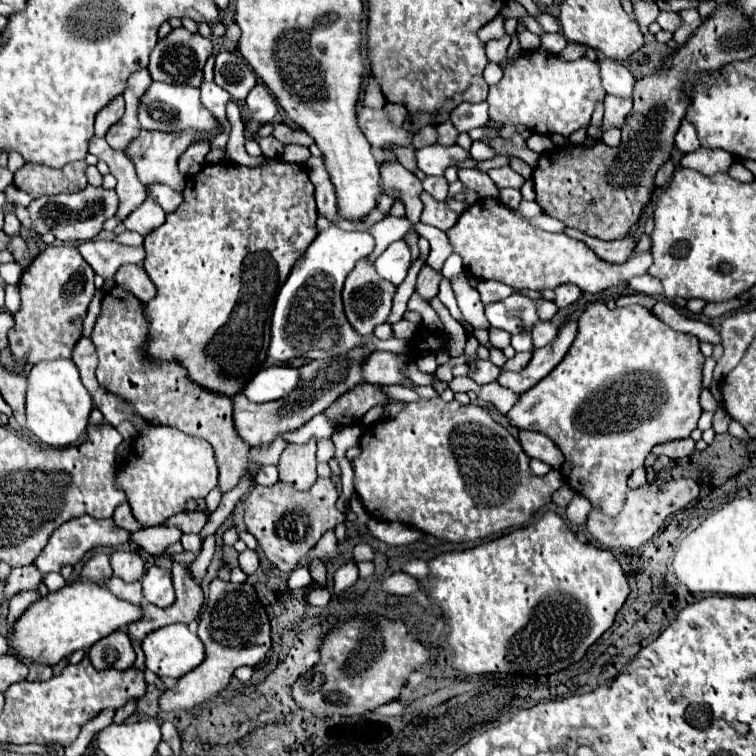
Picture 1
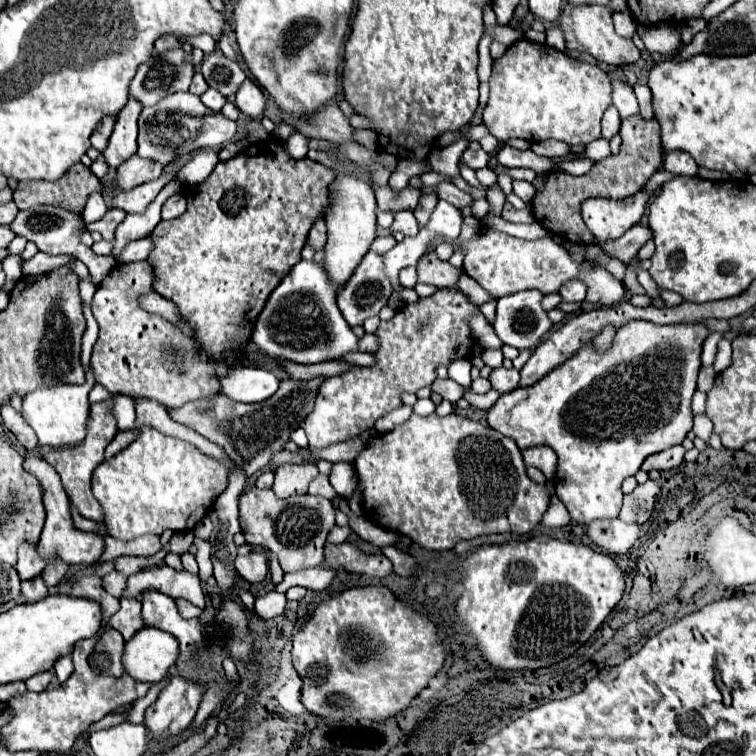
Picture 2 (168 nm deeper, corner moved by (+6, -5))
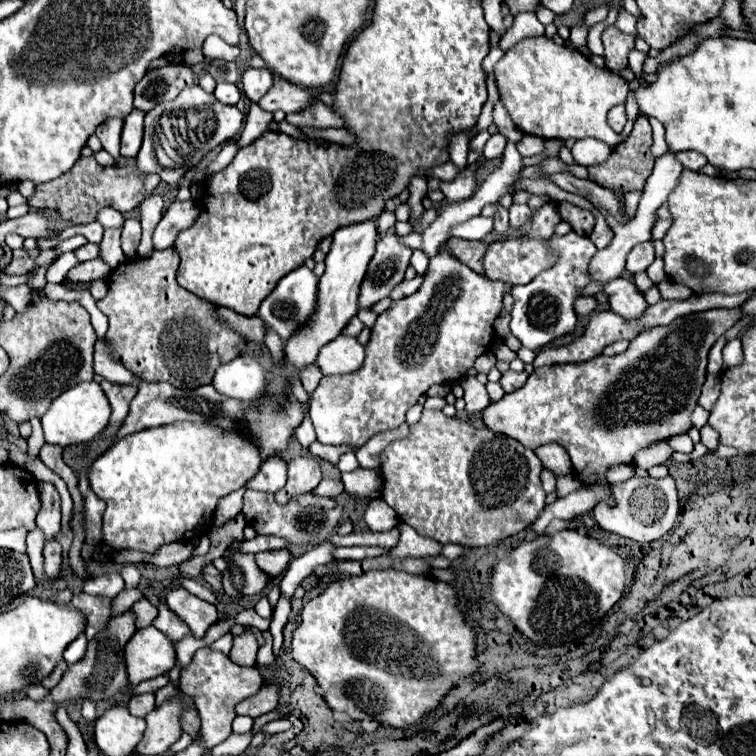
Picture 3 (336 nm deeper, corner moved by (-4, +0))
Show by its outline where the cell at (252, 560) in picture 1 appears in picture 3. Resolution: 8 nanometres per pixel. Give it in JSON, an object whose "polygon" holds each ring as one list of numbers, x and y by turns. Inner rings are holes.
{"polygon":[[276,549,276,551,264,551,256,553,256,565,264,569,270,577,278,577,286,571,290,563,290,551,288,549]]}

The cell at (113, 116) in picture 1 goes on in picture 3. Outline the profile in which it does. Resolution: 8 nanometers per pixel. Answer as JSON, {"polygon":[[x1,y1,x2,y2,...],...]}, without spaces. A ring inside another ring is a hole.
{"polygon":[[108,119,104,121,104,125,100,125,100,129,96,129,96,137,102,141,102,147,114,157,118,159,118,149,120,149,120,133,122,133,122,119]]}

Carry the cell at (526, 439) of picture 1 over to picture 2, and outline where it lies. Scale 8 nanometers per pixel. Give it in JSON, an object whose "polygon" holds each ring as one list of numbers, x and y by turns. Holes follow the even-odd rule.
{"polygon":[[536,446,536,448,526,448,522,450,526,466,536,466,538,470,544,472,548,480,554,480,556,474,556,454,548,446]]}

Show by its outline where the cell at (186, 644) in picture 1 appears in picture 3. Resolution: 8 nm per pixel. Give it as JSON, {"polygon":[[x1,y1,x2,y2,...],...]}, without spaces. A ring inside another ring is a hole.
{"polygon":[[156,627,138,629,128,641,124,657,128,679,132,685,154,679,158,675,168,675,168,671,176,665,176,651,172,639,168,639]]}

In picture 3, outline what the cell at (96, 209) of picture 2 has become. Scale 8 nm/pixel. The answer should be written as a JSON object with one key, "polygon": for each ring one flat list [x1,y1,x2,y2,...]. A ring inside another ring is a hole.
{"polygon":[[104,207,98,213,98,223,102,223,104,227,118,227,124,223,124,215,120,211,116,211,114,207]]}

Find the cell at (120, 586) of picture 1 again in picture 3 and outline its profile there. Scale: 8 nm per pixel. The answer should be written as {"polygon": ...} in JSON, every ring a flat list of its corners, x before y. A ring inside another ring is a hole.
{"polygon":[[140,599,138,603,134,603,130,611,136,615,136,629,150,627,158,615,158,609,148,599]]}

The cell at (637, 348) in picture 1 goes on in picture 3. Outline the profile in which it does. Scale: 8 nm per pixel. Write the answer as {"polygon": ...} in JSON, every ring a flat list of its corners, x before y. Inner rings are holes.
{"polygon":[[712,309,684,315,674,319,670,325,642,331,630,341,630,347,622,355,598,355,586,363,534,369,524,387,504,395,500,401,488,405,488,409,482,411,484,423,488,429,510,435,530,449,538,449,544,443,560,443,572,459,574,475,578,473,578,481,586,487,606,489,608,499,616,503,606,477,608,469,614,465,630,465,638,451,648,449,652,443,668,441,676,435,688,433,692,429,690,415,698,403,700,389,706,379,708,351,716,343,716,339,724,335,740,317,740,309]]}

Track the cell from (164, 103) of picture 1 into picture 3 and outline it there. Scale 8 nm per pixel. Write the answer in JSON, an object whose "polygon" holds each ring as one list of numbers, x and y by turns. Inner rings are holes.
{"polygon":[[200,85,184,89,174,101,164,101,146,113,144,121,144,143,136,155,136,165,144,173,158,173,160,179,168,185,176,185,180,177,196,167,196,163,206,157,216,145,234,139,240,133,244,115,230,105,216,101,214,95,200,89],[162,147,166,155,174,161,172,167,162,167,156,155,156,149]]}

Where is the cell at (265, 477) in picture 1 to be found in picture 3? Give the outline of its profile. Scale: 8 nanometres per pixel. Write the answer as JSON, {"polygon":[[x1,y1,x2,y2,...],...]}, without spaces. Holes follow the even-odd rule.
{"polygon":[[270,457,268,461,262,463,258,475,248,481,248,489,256,489,256,491,272,491,276,493,278,489,282,489,286,483,286,463,280,457]]}

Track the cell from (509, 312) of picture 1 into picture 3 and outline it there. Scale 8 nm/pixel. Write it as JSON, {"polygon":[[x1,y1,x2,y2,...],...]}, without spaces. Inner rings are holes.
{"polygon":[[574,231,564,237,552,235,550,245,560,257,558,263,552,269,540,273,528,285,512,287,514,307,512,307,510,331,528,349,540,349,550,341,554,341,556,337,570,333,576,327,578,319,574,313,574,301,578,297,578,289,588,285,584,269,588,269,588,261,592,259,592,253,596,253,596,245,586,235,576,235]]}

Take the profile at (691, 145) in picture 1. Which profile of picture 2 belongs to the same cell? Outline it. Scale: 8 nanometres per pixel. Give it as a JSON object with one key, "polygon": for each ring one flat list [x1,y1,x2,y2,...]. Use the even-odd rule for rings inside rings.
{"polygon":[[674,150,664,154,664,170,676,176,694,176,698,172,698,164,692,160,690,154]]}

